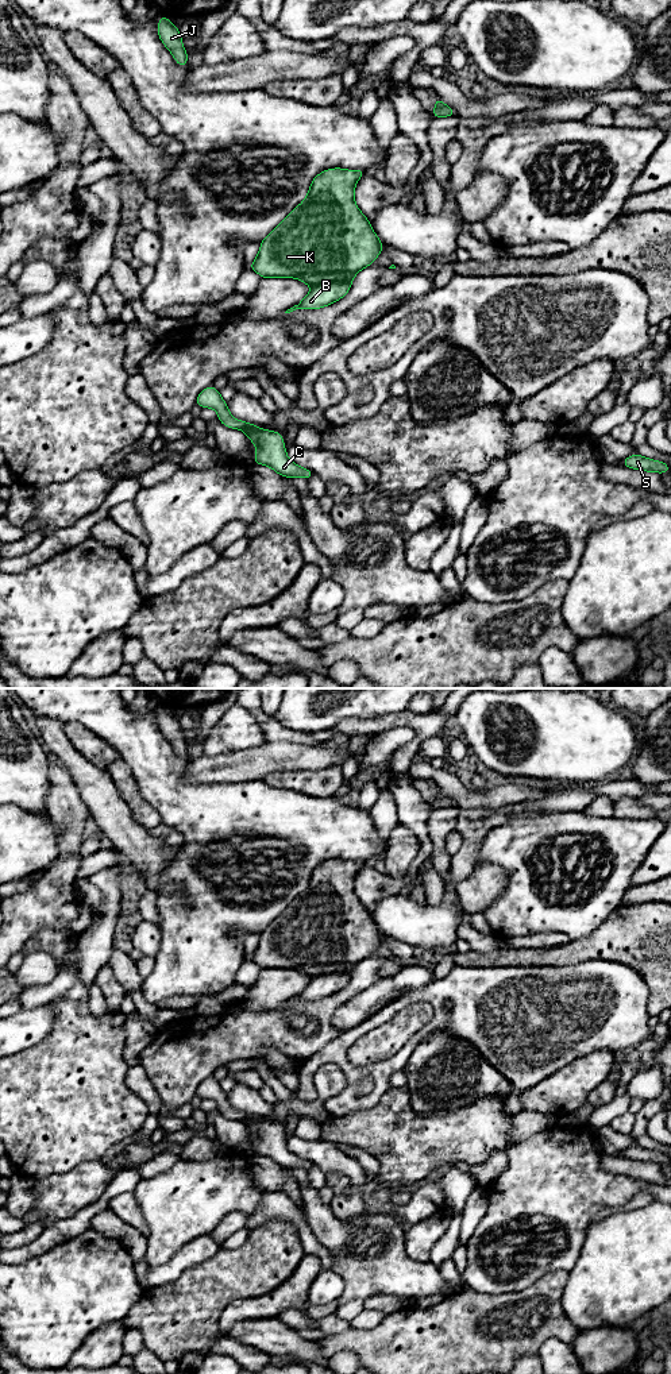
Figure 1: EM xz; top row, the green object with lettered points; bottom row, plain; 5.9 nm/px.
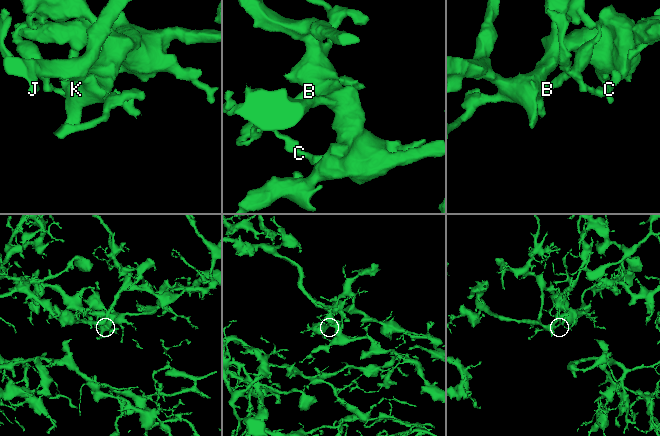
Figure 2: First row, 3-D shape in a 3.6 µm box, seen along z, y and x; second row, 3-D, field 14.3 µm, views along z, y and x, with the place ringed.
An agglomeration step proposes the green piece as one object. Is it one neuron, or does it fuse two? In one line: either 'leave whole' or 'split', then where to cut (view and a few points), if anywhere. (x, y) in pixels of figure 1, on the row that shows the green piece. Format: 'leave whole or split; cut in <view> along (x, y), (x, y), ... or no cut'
split; cut in xz along (354, 274), (343, 281), (323, 282), (312, 288)

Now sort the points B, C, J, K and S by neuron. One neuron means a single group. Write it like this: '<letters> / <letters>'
B / C J K S

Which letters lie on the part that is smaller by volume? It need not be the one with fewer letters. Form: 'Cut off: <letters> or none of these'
Cut off: B

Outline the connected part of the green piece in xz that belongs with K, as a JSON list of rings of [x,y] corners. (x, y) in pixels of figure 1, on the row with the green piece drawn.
[[[335,167],[317,174],[305,200],[262,240],[250,269],[262,278],[297,278],[316,287],[344,282],[373,265],[383,246],[354,198],[356,182],[365,173]]]

